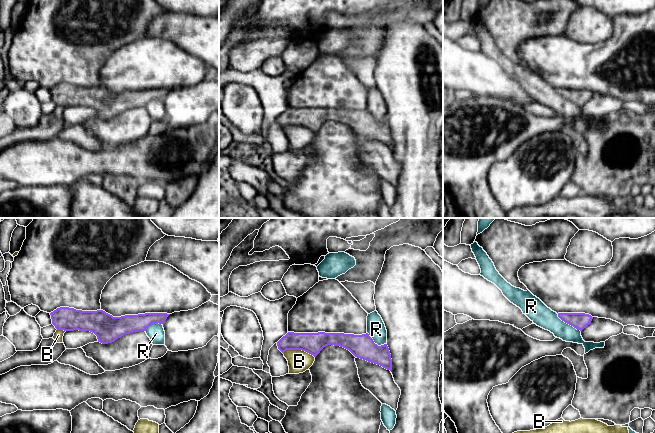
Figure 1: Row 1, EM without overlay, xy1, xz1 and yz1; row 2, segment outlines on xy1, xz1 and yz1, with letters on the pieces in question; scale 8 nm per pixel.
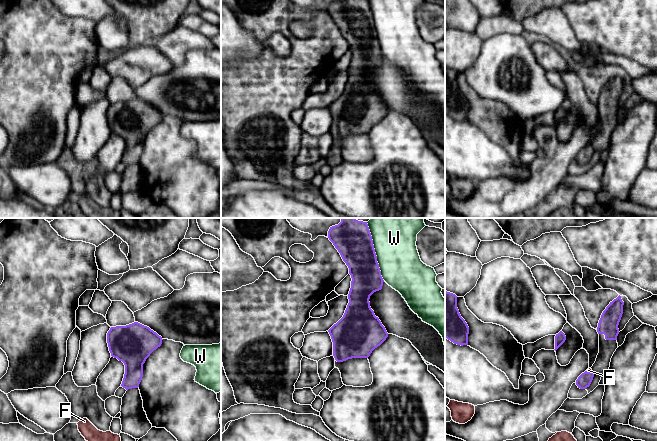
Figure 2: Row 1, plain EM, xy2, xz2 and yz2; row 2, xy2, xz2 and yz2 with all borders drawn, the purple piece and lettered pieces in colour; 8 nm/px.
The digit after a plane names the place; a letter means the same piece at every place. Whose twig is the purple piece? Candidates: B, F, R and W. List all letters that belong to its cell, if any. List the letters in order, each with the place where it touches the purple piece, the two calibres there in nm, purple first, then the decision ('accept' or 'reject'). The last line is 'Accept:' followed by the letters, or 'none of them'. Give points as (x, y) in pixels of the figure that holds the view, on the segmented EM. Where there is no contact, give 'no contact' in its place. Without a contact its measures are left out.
B: contact xz1 (299, 349); calibres 170 and 180 nm; reject
F: contact yz2 (589, 372); calibres 110 and 30 nm; accept
R: contact yz1 (568, 323); calibres 130 and 170 nm; reject
W: contact xz2 (374, 251); calibres 300 and 380 nm; reject
Accept: F

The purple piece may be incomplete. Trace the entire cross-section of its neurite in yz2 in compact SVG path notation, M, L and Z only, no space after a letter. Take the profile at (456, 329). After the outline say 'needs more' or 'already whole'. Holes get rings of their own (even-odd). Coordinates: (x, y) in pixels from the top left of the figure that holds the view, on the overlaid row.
M445 290L445 338L457 345L468 345L469 327L457 308L457 296Z | already whole

